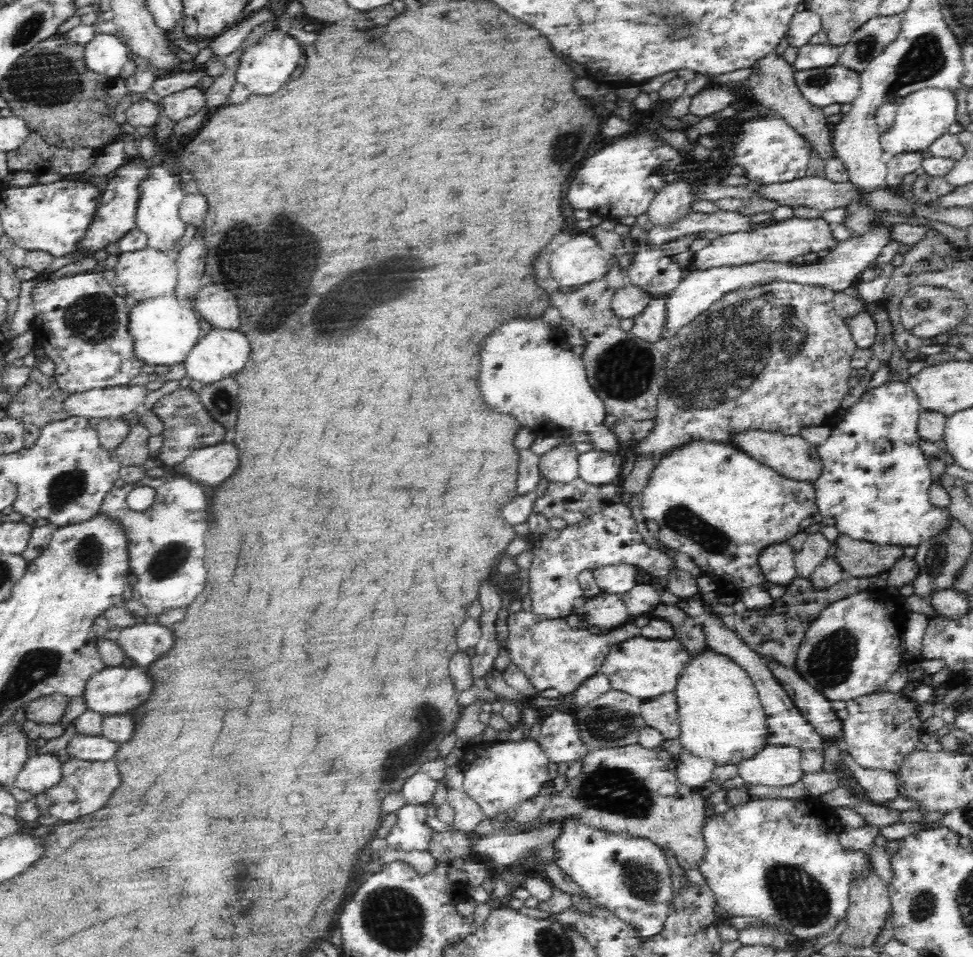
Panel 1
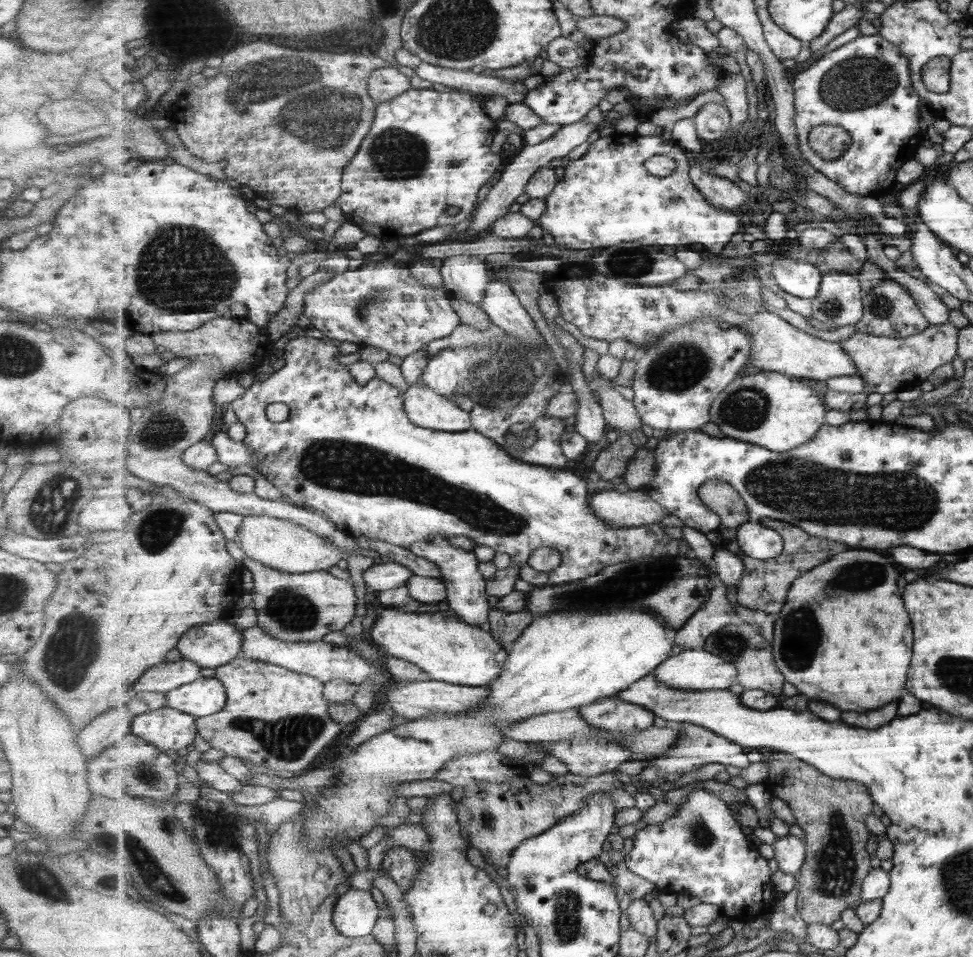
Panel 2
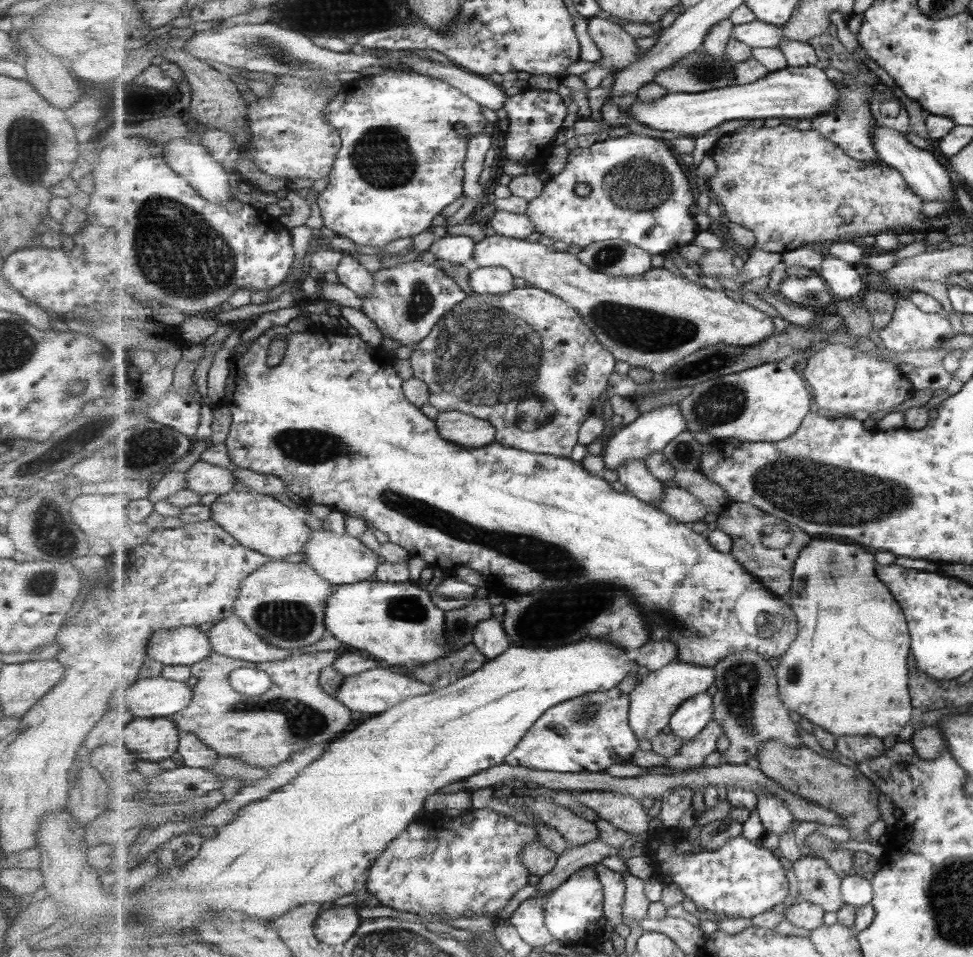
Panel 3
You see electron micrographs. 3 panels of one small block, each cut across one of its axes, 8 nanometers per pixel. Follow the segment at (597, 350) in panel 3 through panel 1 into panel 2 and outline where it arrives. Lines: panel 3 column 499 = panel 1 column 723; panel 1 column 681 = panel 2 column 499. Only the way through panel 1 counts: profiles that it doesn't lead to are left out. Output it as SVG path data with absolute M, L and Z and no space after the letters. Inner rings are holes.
M461 324L447 338L433 340L425 349L431 355L431 362L425 368L421 380L425 381L435 392L457 401L472 416L472 429L481 432L500 444L513 458L545 466L545 468L565 468L569 458L563 454L561 435L567 431L563 418L553 418L547 414L549 400L562 392L564 386L557 386L555 362L543 362L537 350L529 344L519 342L515 336L507 334L501 327L493 324L487 330L467 327Z

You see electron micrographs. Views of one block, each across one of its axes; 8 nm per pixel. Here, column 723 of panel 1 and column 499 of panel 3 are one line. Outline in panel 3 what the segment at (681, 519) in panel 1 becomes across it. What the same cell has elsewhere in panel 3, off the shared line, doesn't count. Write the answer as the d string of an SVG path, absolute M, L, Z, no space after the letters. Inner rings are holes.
M287 326L267 329L258 340L252 342L250 350L239 354L238 357L234 356L229 362L231 376L227 382L225 398L219 405L229 407L233 413L229 438L224 442L230 461L239 468L278 476L287 489L302 499L323 504L342 514L356 514L374 529L387 535L388 544L395 544L406 549L411 558L419 556L430 566L447 570L453 566L470 567L488 578L490 582L503 588L504 591L530 594L541 589L583 587L581 584L591 584L591 582L611 582L611 584L623 586L635 594L639 602L637 605L641 607L645 621L649 623L651 640L673 641L679 648L678 661L713 668L736 651L753 650L767 661L774 657L779 662L785 652L792 647L797 635L800 634L800 625L791 600L788 598L784 601L775 593L768 591L756 577L751 576L749 570L740 564L732 553L720 552L711 544L707 536L697 534L695 530L691 530L690 524L675 521L668 513L655 508L651 503L637 498L630 492L618 492L602 476L590 474L579 461L574 461L572 458L527 452L525 449L511 448L500 442L491 443L487 447L469 448L447 440L438 431L436 421L425 416L420 408L405 396L405 382L401 380L399 372L391 370L393 362L394 357L391 357L381 346L371 347L358 335L341 334L336 329L312 327L301 332L291 332ZM277 336L287 338L289 342L287 353L278 365L269 366L267 352L271 342Z

